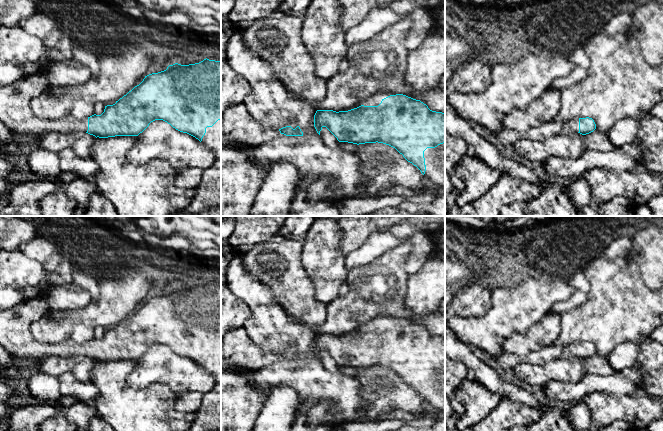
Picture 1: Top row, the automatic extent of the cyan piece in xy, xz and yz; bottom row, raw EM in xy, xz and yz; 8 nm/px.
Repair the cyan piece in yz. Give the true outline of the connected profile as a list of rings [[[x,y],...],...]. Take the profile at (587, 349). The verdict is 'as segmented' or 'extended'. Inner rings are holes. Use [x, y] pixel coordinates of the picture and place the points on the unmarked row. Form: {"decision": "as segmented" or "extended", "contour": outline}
{"decision": "extended", "contour": [[[576,342],[569,344],[562,348],[562,359],[569,359],[572,357],[580,357],[582,359],[589,358],[596,353],[596,348],[592,342]]]}

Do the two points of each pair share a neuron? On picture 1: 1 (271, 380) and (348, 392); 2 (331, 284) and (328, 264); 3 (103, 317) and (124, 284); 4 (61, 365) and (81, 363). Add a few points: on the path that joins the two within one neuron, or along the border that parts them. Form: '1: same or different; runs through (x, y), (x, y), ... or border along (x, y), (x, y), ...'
1: same; runs through (290, 379), (309, 379), (315, 385), (329, 387)
2: same; runs through (328, 279), (328, 269)
3: same; runs through (109, 309), (124, 292)
4: same; runs through (66, 365), (76, 365)

